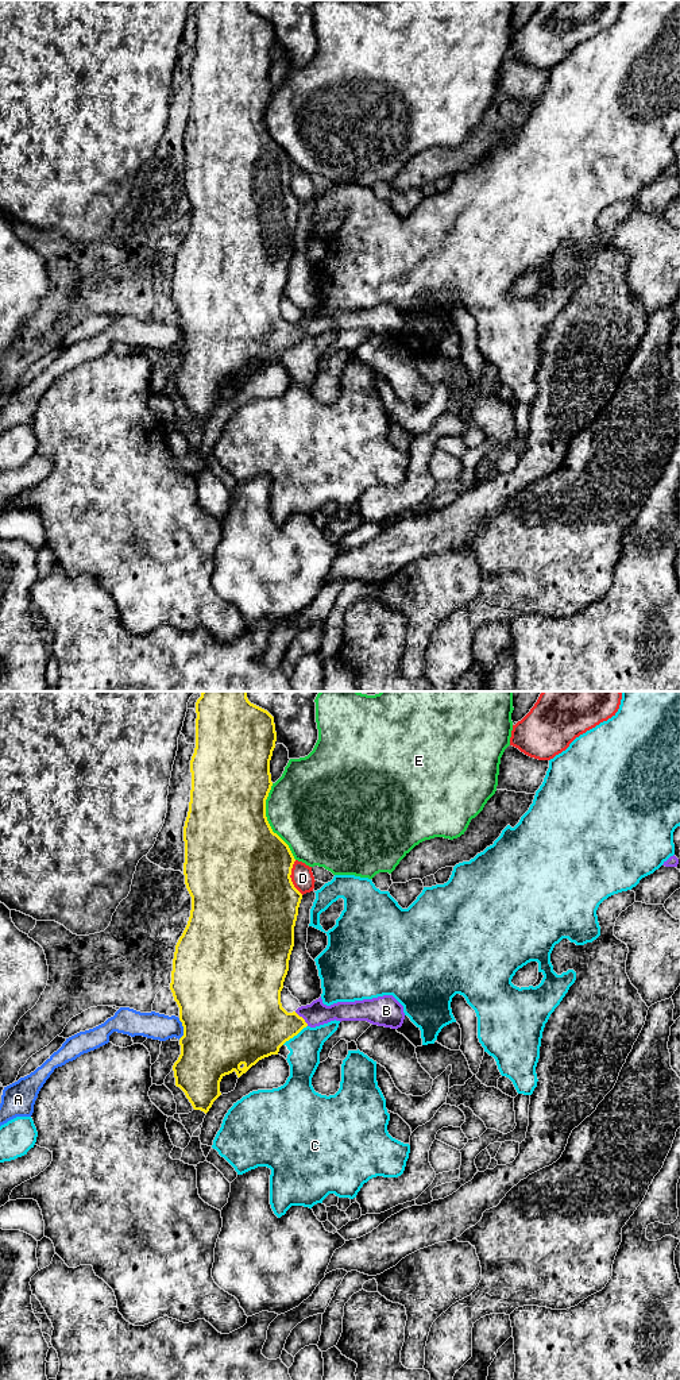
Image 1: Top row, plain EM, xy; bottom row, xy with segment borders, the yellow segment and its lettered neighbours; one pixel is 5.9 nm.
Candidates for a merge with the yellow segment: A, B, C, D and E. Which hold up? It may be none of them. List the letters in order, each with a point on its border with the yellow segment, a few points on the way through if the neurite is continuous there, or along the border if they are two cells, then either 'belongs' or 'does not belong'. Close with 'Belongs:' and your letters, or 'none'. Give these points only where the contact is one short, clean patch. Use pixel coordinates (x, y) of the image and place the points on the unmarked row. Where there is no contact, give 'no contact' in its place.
A: meets yellow in xy at (184, 338); does not belong
B: meets yellow in xy at (302, 327); runs through xy (262, 334), (288, 334), (302, 327), (315, 323); belongs
C: meets yellow in xy at (294, 343); does not belong
D: meets yellow in xy at (290, 187); border along xy (294, 169), (290, 177), (290, 189), (302, 203); does not belong
E: meets yellow in xy at (267, 130); does not belong
Belongs: B

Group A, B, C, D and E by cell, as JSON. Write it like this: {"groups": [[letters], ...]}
{"groups": [["A"], ["B"], ["C"], ["D"], ["E"]]}

